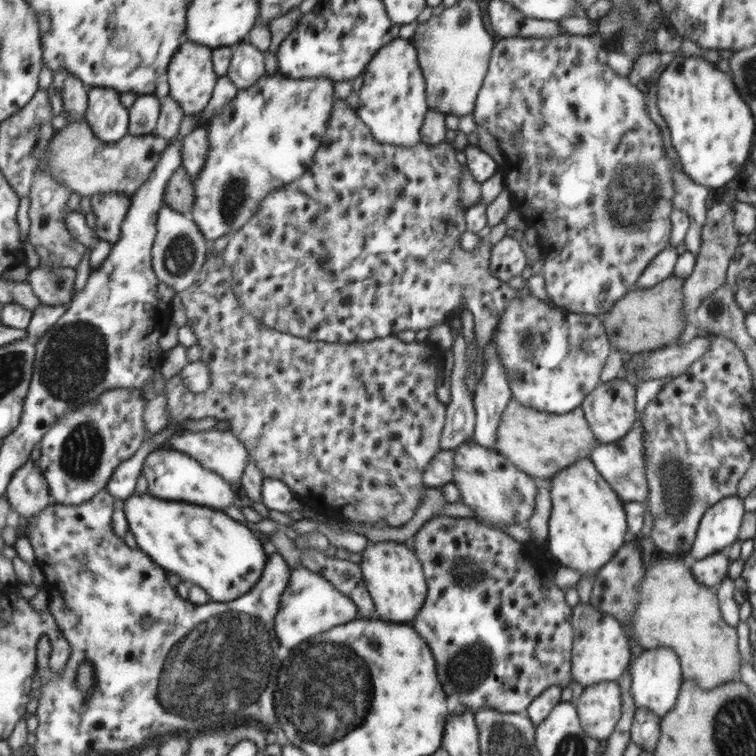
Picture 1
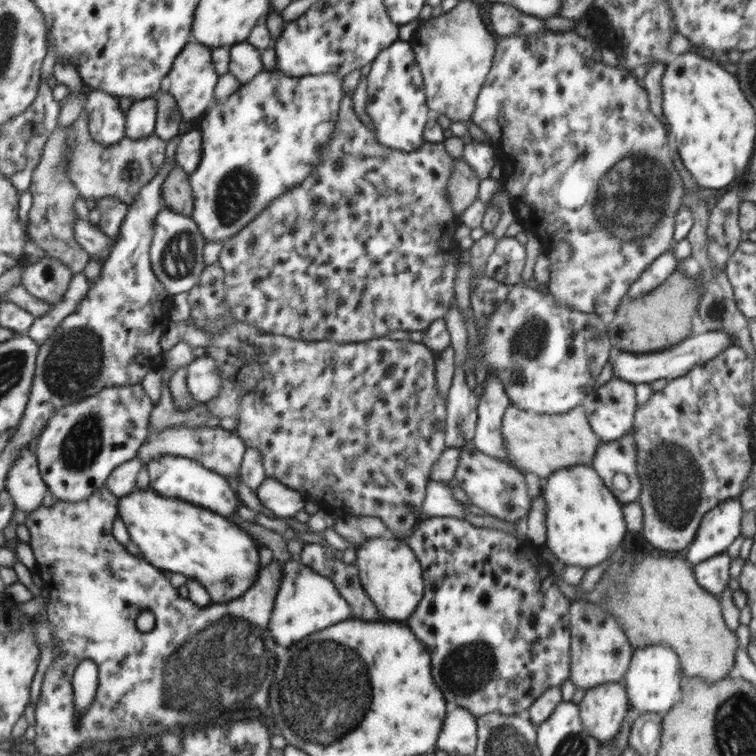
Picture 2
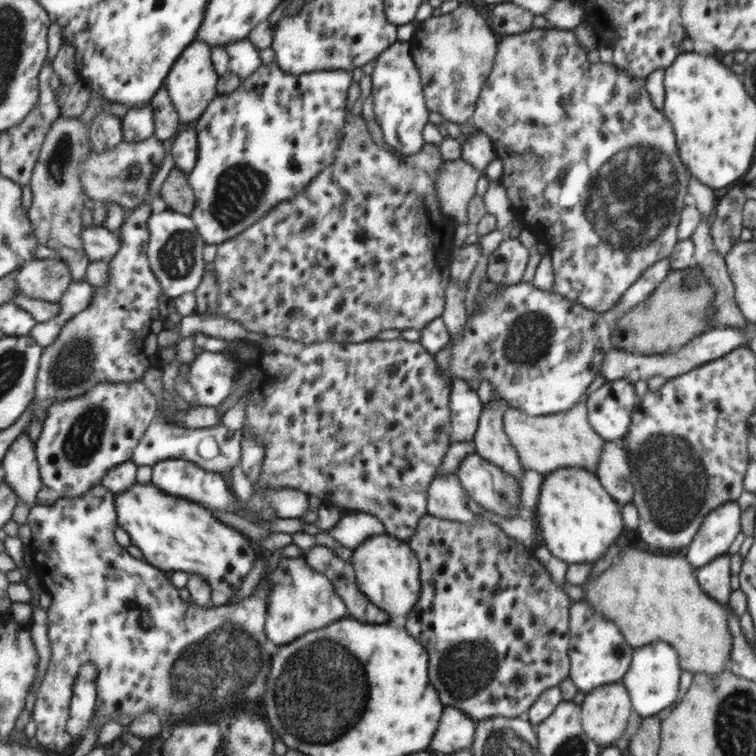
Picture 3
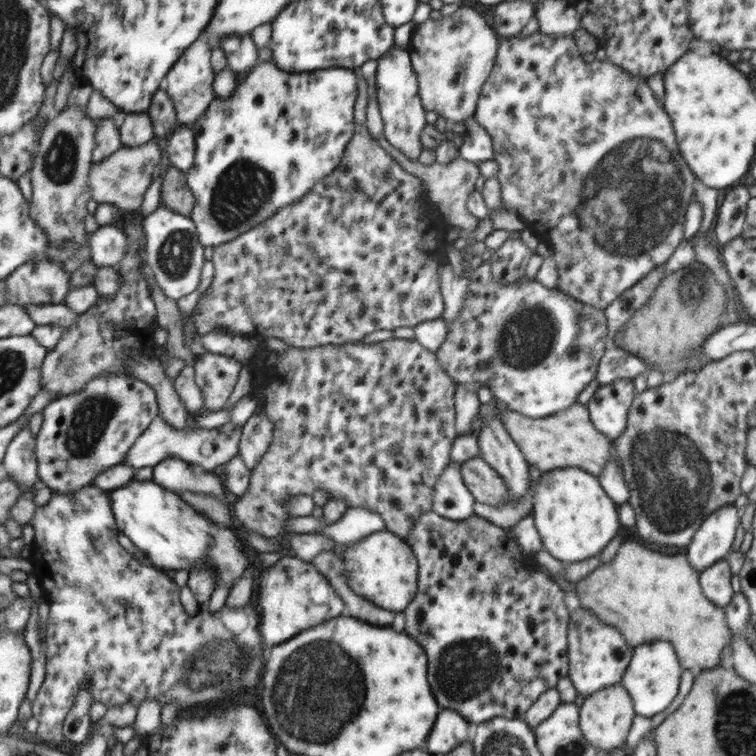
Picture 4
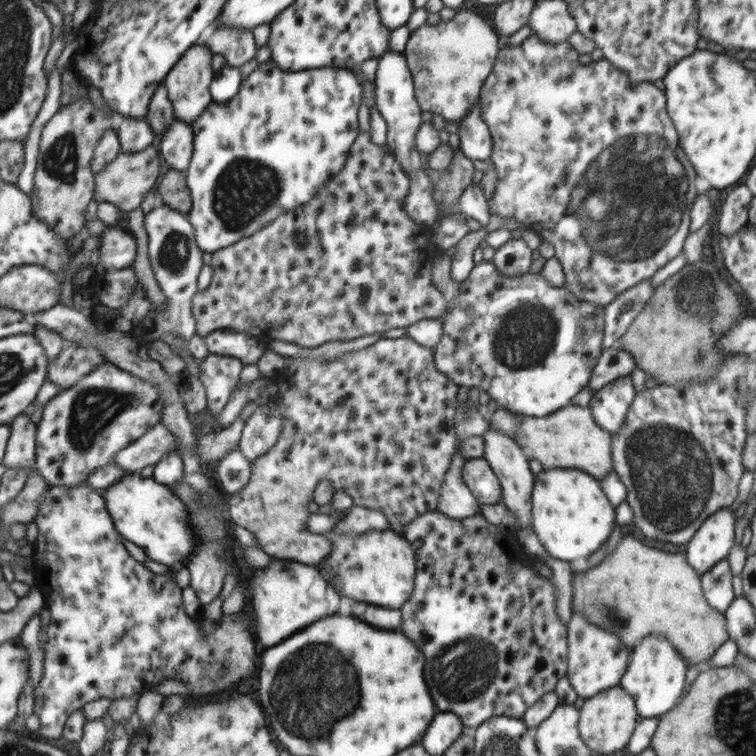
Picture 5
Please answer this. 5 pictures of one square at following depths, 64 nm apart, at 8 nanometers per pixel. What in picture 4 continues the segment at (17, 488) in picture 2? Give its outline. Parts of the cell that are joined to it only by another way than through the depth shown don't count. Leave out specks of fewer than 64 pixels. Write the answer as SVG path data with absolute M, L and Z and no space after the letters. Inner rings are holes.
M28 423L12 441L5 458L6 473L22 483L22 492L36 489L35 484L41 479L37 445L38 438Z

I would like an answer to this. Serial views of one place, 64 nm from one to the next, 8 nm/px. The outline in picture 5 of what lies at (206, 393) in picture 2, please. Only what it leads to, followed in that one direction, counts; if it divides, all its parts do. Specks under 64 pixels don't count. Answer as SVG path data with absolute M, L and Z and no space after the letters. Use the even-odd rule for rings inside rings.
M209 354L201 364L200 379L207 390L208 408L218 417L226 406L244 368L242 359Z

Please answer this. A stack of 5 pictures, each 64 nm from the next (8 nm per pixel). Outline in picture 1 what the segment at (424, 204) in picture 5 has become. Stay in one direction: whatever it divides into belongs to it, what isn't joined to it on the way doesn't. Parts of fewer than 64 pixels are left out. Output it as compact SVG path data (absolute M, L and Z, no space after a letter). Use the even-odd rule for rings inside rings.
M396 38L372 58L364 74L360 96L360 118L371 127L379 142L391 146L414 147L421 141L421 129L429 112L425 78L417 50L409 39Z

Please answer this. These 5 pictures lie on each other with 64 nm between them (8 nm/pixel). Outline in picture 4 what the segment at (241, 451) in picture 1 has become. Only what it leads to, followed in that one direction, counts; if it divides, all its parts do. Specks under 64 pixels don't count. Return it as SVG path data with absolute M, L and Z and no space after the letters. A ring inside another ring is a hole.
M162 414L151 424L151 428L136 441L128 454L128 464L134 468L148 468L148 466L158 466L164 459L178 457L187 460L189 463L196 463L202 466L203 470L213 471L239 454L239 442L241 439L242 427L234 423L228 423L214 430L193 428L190 432L176 430L174 426L166 422Z

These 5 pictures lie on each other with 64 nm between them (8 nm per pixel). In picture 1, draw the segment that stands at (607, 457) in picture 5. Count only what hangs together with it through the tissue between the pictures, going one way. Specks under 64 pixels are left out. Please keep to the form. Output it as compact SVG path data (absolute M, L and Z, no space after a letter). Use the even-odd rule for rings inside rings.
M512 397L500 416L496 450L532 477L550 479L567 466L591 456L592 444L598 440L594 438L595 434L592 434L593 430L586 419L581 406L570 413L550 414L524 406L519 399Z

